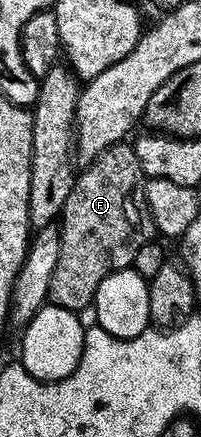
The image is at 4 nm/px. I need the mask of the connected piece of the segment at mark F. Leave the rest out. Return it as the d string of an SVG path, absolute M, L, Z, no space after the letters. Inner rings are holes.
M128 143L111 145L77 176L58 221L60 250L48 288L51 304L73 311L81 311L80 309L86 308L87 305L89 308L98 291L98 283L102 283L106 275L132 266L134 255L138 255L138 247L154 240L157 236L156 224L144 198L145 181L144 168L140 165L135 148Z

